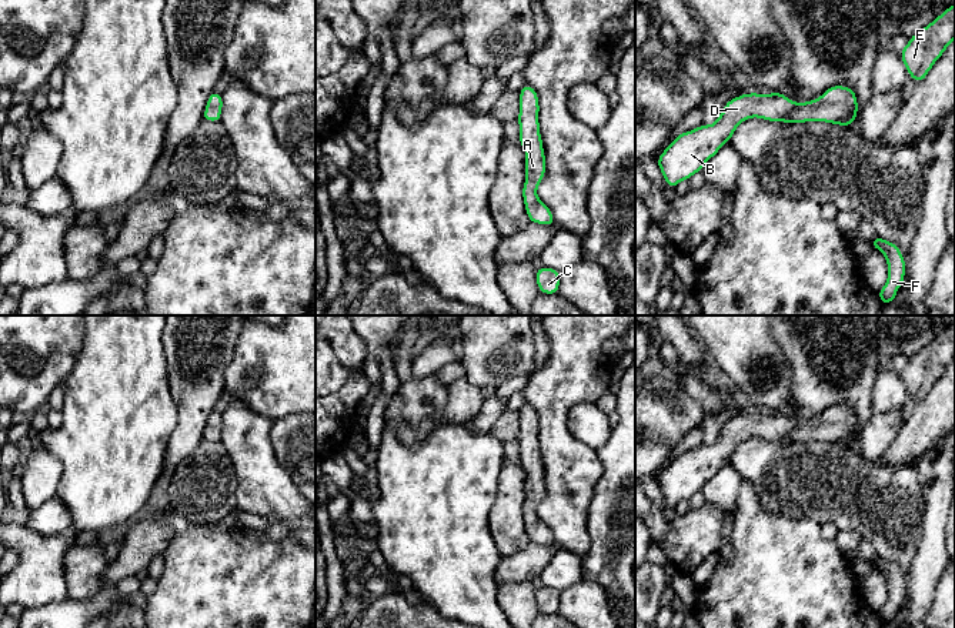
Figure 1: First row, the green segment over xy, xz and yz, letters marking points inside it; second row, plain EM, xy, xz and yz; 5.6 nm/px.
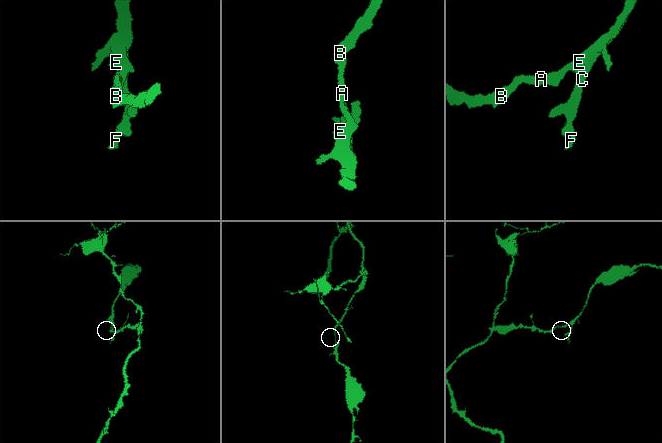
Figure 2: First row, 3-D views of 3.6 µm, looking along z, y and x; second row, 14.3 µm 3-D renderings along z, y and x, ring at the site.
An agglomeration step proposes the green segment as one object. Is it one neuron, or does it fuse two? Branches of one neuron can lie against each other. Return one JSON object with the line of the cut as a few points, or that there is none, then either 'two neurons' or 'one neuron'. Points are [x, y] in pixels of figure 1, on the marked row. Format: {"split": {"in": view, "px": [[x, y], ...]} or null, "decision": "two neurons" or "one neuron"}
{"split": null, "decision": "one neuron"}

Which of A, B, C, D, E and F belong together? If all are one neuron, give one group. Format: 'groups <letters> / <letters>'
groups A B C D E F

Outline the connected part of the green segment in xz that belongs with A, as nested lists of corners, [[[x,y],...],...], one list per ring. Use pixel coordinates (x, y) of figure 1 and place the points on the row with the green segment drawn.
[[[525,84],[520,90],[520,144],[525,151],[525,183],[522,200],[531,223],[552,226],[552,211],[538,198],[537,188],[545,176],[545,154],[540,134],[540,103],[534,87]]]

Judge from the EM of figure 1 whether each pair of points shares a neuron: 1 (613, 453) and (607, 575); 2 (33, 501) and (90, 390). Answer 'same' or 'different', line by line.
1: same
2: different

